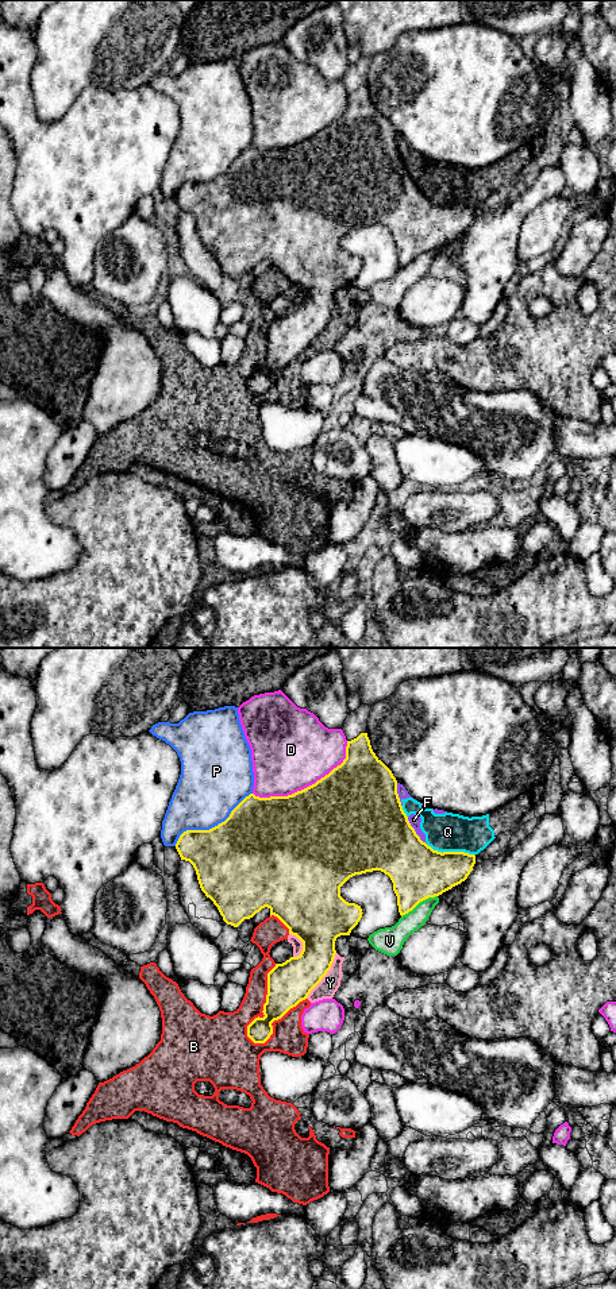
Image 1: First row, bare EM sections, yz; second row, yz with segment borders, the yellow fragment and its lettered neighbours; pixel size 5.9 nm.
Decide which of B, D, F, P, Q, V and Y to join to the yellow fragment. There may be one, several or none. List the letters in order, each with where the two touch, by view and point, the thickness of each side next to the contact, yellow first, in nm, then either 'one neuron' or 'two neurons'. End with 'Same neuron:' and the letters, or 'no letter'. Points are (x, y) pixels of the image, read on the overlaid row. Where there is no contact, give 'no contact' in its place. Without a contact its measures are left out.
B: yz (264, 1007) | 260/220 nm | two neurons
D: yz (307, 787) | 500/480 nm | two neurons
F: yz (414, 830) | 460/70 nm | two neurons
P: yz (212, 828) | 500/380 nm | two neurons
Q: yz (450, 852) | 320/220 nm | two neurons
V: yz (419, 902) | 320/120 nm | two neurons
Y: yz (324, 975) | 260/110 nm | two neurons
Same neuron: no letter

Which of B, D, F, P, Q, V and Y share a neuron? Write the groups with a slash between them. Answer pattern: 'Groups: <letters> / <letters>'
Groups: B Y / D / F Q / P / V

